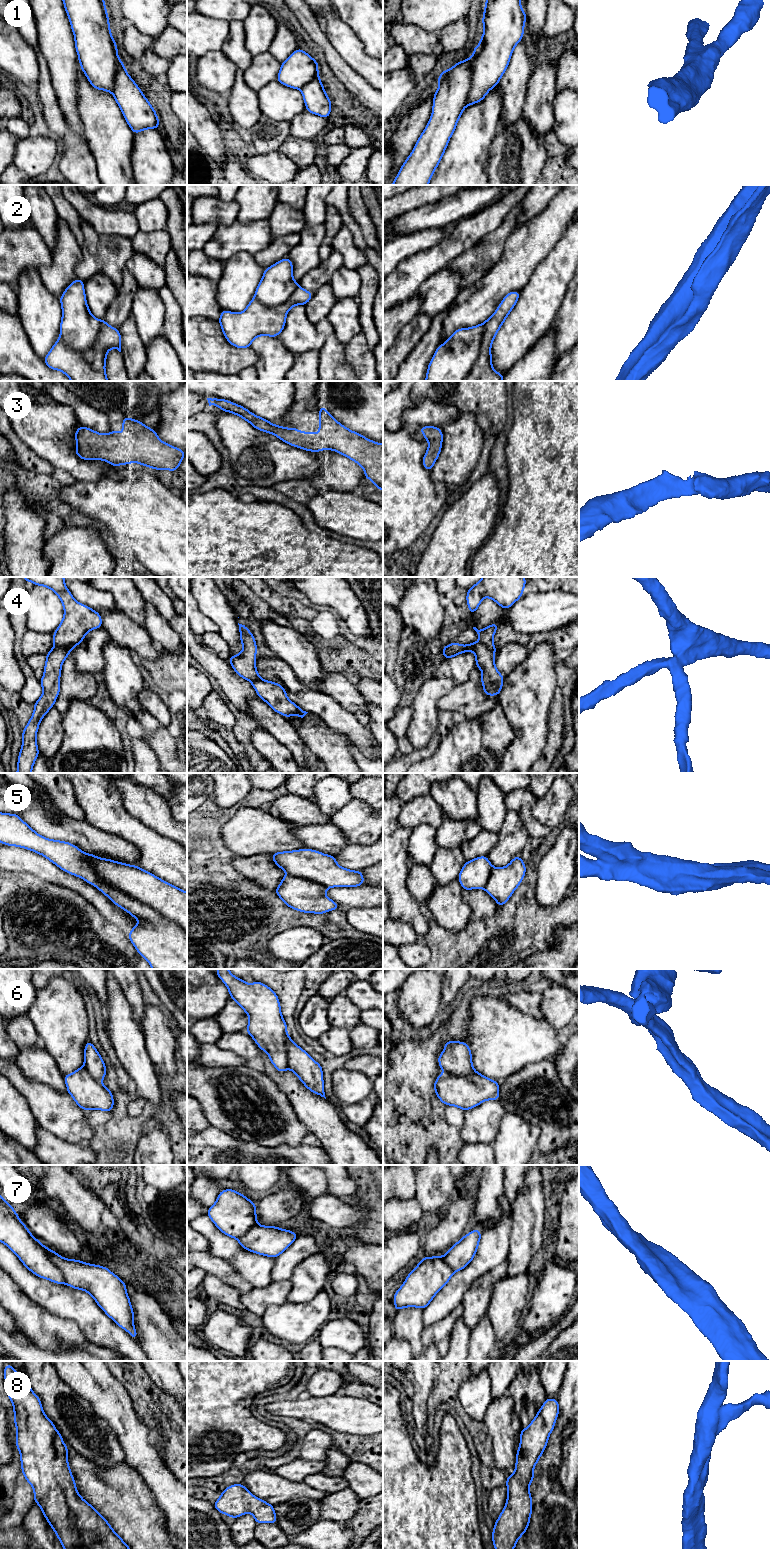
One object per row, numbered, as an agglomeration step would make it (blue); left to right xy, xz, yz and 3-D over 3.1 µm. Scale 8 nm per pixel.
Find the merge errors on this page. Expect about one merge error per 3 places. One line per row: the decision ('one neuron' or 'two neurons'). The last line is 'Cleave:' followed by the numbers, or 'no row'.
1: two neurons
2: two neurons
3: one neuron
4: two neurons
5: two neurons
6: one neuron
7: two neurons
8: one neuron
Cleave: 1, 2, 4, 5, 7

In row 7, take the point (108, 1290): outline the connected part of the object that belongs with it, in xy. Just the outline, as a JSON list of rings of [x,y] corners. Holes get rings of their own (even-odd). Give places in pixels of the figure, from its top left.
[[[47,1248],[50,1260],[58,1267],[64,1276],[65,1283],[78,1290],[84,1290],[90,1294],[98,1306],[110,1317],[119,1327],[126,1330],[133,1339],[138,1337],[134,1328],[134,1311],[130,1298],[126,1291],[126,1284],[108,1268],[95,1264],[61,1257],[52,1249]]]

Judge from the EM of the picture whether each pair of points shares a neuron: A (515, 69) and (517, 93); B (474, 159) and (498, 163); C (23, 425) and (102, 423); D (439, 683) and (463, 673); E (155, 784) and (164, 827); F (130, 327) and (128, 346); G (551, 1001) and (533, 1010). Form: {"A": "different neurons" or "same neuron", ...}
{"A": "same neuron", "B": "different neurons", "C": "same neuron", "D": "different neurons", "E": "different neurons", "F": "same neuron", "G": "different neurons"}

